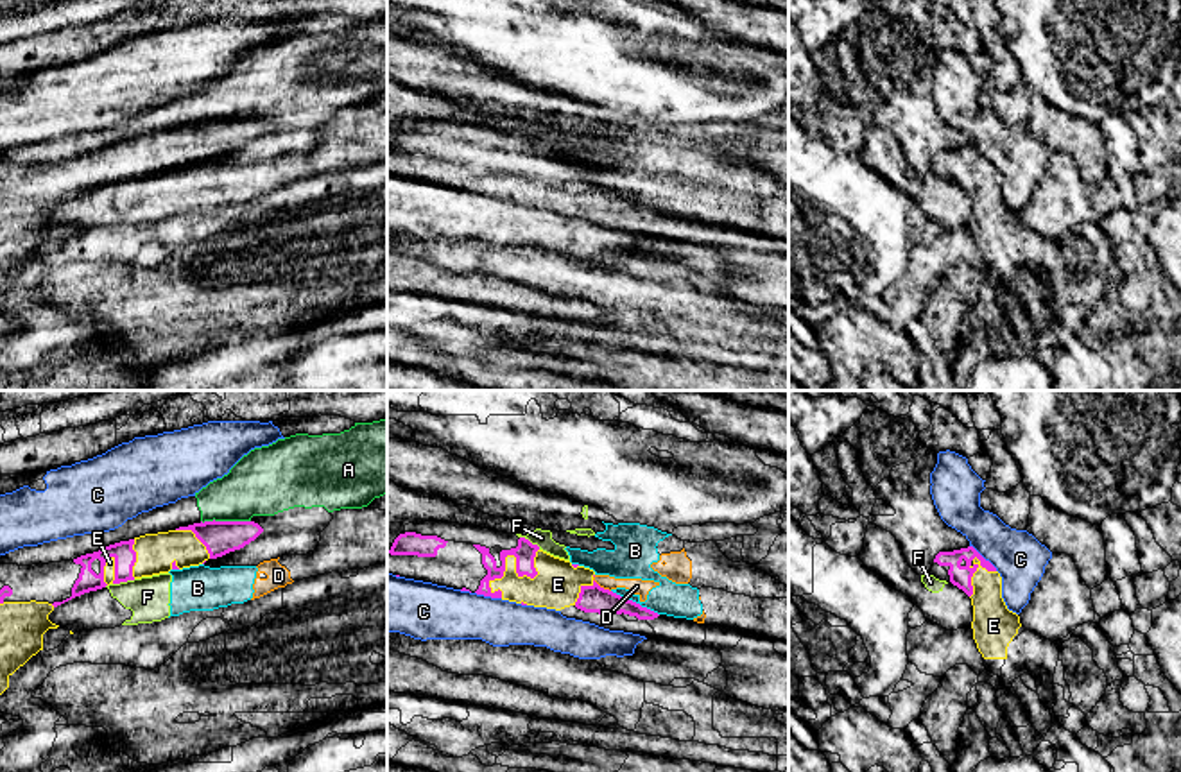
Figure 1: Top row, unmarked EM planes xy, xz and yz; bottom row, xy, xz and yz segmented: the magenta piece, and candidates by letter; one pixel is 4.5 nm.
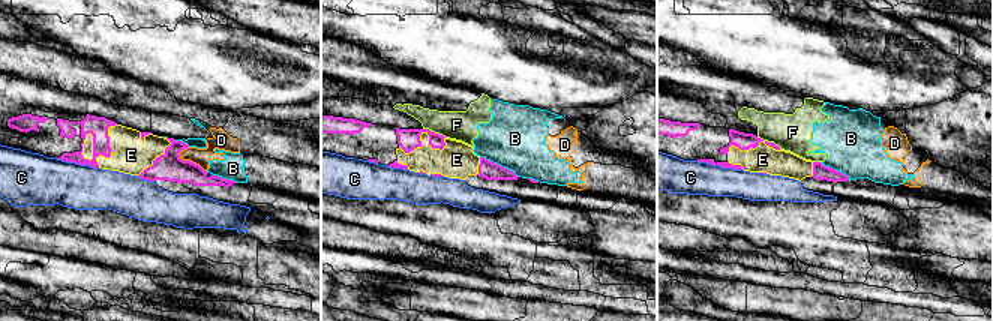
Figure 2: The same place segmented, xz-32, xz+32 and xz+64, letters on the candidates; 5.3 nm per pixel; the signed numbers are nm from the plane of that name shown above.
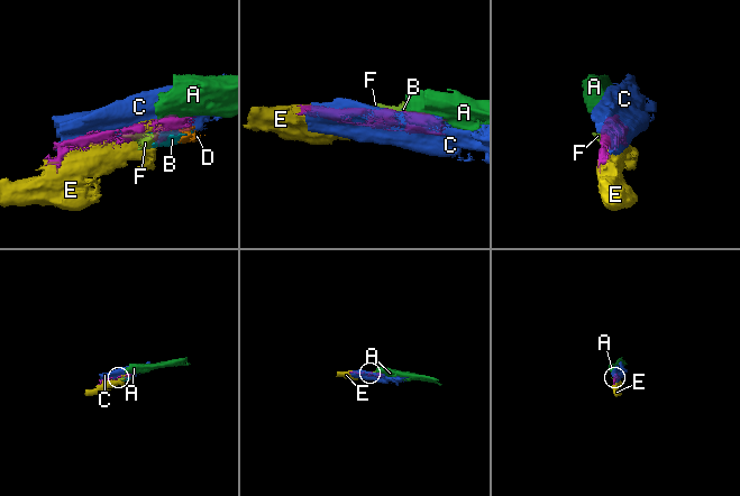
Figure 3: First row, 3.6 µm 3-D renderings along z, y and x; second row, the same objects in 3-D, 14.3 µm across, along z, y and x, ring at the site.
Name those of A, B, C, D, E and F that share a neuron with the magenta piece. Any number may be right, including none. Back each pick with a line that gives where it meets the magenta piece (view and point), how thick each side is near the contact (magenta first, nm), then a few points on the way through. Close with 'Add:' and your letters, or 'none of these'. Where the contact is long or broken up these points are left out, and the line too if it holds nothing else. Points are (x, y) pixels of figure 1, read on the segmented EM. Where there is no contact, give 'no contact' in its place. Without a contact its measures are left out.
E: xz (517, 563) | 90/200 nm
Add: E

